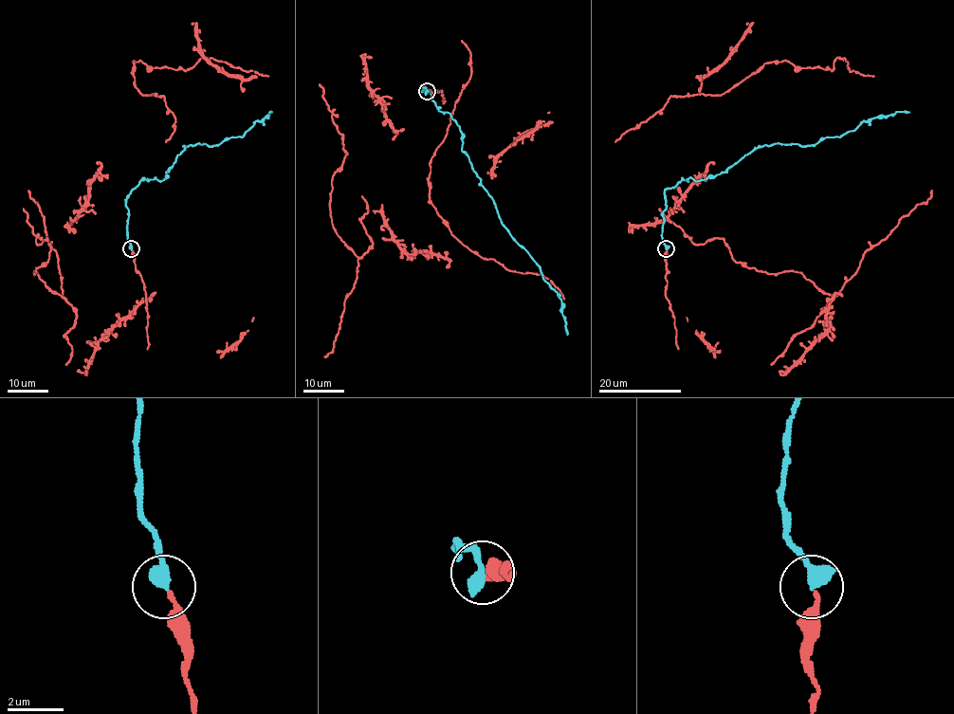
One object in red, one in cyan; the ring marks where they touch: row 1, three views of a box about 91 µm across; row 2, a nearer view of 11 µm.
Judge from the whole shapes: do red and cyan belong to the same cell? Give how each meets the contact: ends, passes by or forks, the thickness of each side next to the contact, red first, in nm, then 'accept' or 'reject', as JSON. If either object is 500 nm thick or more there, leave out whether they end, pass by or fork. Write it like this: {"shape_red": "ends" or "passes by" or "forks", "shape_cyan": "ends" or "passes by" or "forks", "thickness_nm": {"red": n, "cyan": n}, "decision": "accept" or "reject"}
{"thickness_nm": {"red": 240, "cyan": 500}, "decision": "accept"}

